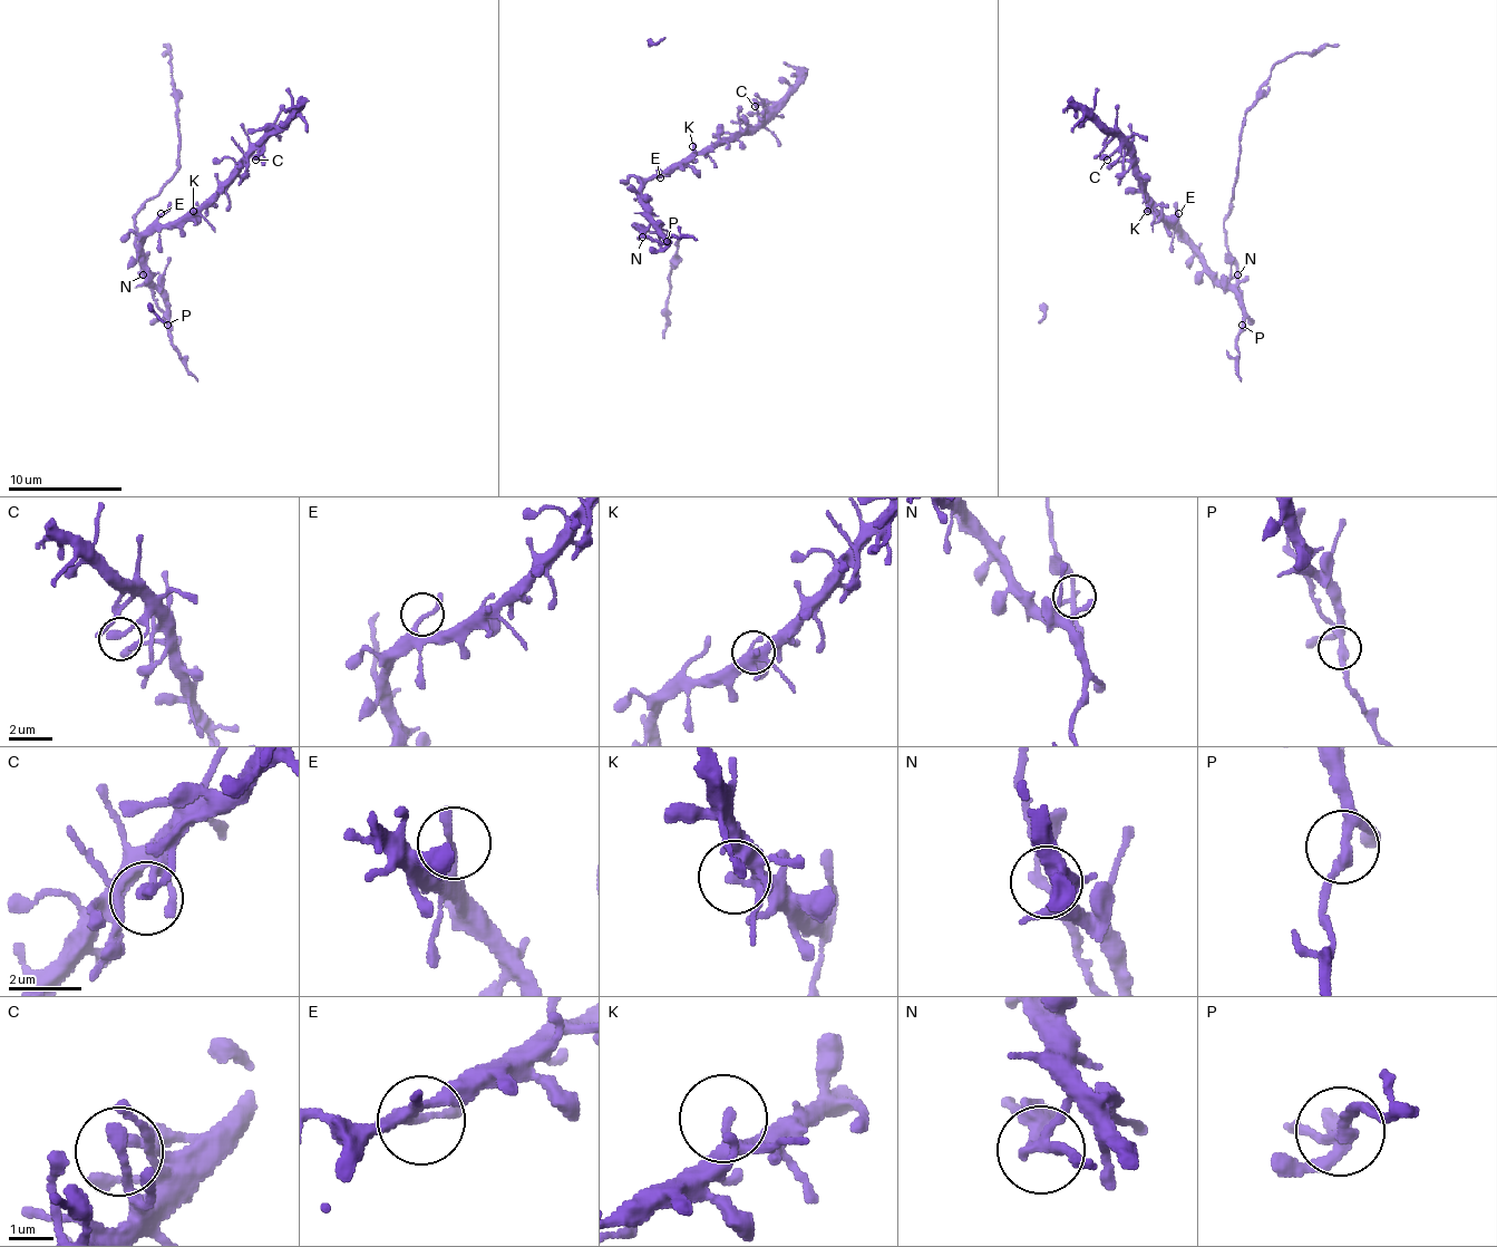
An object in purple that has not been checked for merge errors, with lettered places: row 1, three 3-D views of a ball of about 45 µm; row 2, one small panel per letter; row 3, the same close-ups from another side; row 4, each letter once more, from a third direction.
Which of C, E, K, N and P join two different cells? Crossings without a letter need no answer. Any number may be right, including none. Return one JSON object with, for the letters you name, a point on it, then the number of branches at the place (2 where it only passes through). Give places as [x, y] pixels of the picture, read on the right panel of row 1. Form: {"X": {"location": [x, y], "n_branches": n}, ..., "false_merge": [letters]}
{"N": {"location": [1237, 274], "n_branches": 3}, "P": {"location": [1242, 325], "n_branches": 3}, "false_merge": ["N", "P"]}

